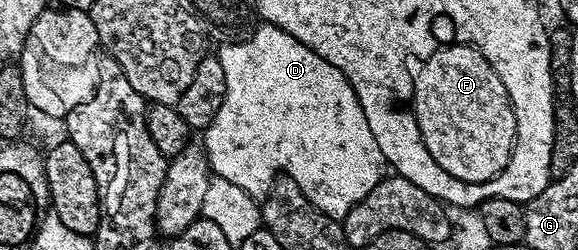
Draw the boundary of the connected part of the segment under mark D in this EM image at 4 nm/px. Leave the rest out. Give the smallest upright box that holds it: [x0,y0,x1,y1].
[203,24,387,219]

